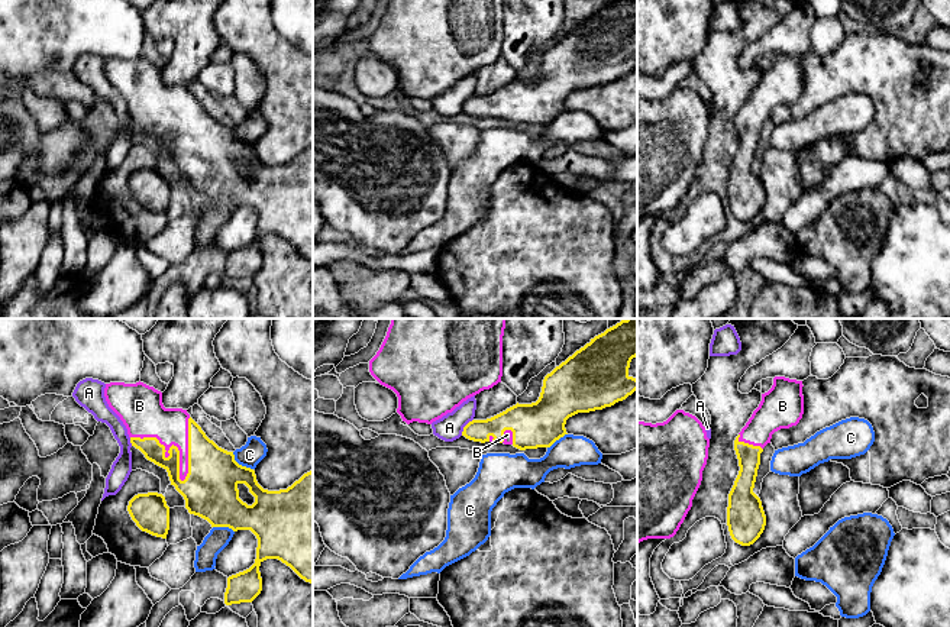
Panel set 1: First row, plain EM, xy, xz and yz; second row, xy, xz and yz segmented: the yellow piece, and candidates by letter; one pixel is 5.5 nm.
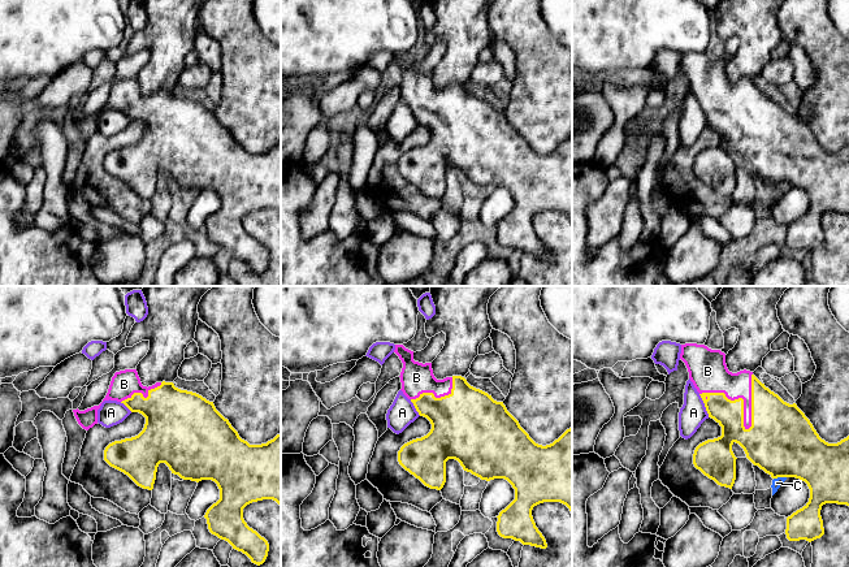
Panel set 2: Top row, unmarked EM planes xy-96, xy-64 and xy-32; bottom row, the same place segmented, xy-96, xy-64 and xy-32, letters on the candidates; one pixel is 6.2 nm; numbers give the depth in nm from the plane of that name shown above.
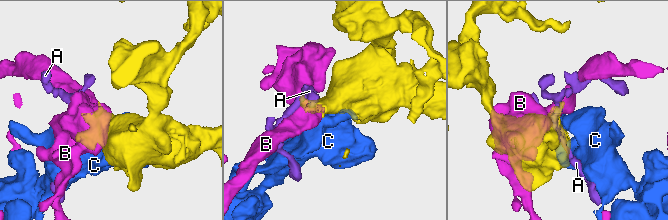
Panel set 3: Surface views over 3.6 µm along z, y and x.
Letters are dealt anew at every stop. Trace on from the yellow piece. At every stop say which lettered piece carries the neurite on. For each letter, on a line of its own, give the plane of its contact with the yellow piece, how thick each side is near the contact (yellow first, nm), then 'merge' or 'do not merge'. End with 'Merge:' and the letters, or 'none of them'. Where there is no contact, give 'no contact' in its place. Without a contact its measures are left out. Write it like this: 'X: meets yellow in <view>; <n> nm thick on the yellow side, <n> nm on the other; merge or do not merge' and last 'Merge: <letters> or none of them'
A: meets yellow in xz; 130 nm thick on the yellow side, 150 nm on the other; do not merge
B: meets yellow in xy; 260 nm thick on the yellow side, 240 nm on the other; merge
C: meets yellow in xy; 300 nm thick on the yellow side, 130 nm on the other; do not merge
Merge: B

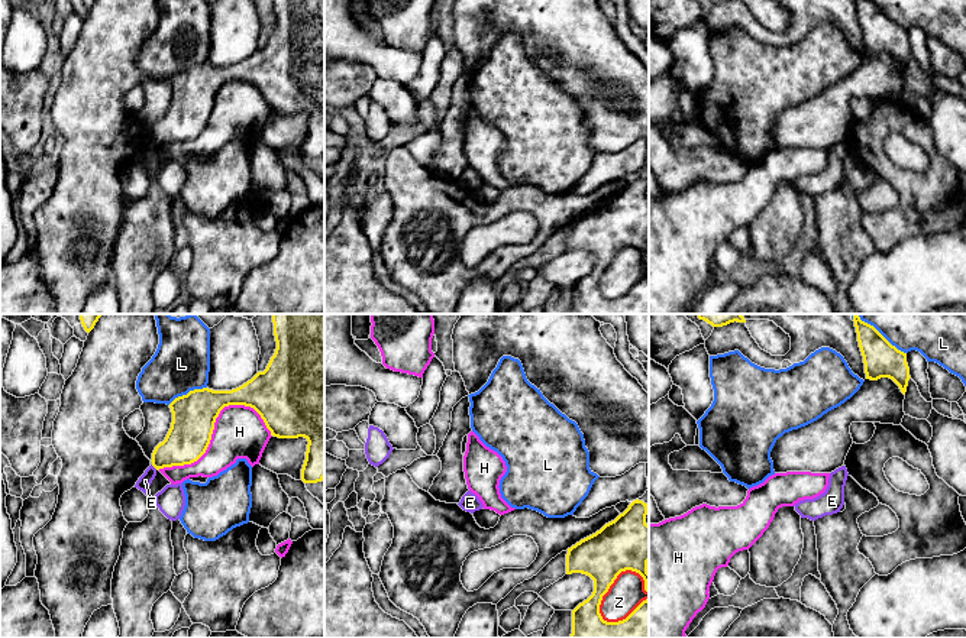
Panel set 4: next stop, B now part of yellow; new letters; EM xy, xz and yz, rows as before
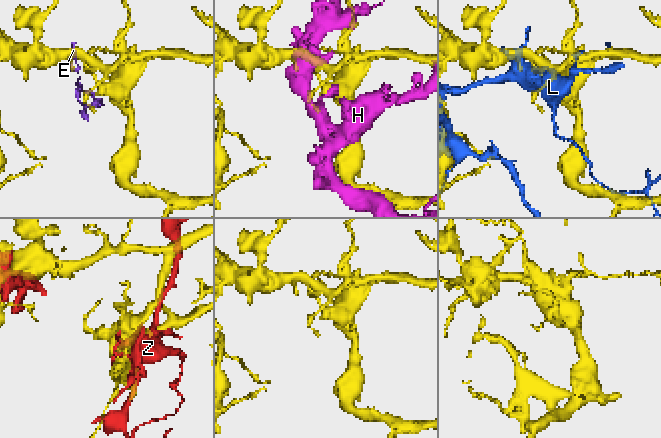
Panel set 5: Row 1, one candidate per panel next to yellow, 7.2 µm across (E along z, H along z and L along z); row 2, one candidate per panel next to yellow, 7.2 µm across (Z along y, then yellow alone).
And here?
E: meets yellow in xy; 240 nm thick on the yellow side, 70 nm on the other; do not merge
H: meets yellow in xy; 240 nm thick on the yellow side, 280 nm on the other; do not merge
L: meets yellow in xy; 240 nm thick on the yellow side, 320 nm on the other; do not merge
Z: meets yellow in xz; 280 nm thick on the yellow side, 190 nm on the other; do not merge
Merge: none of them

